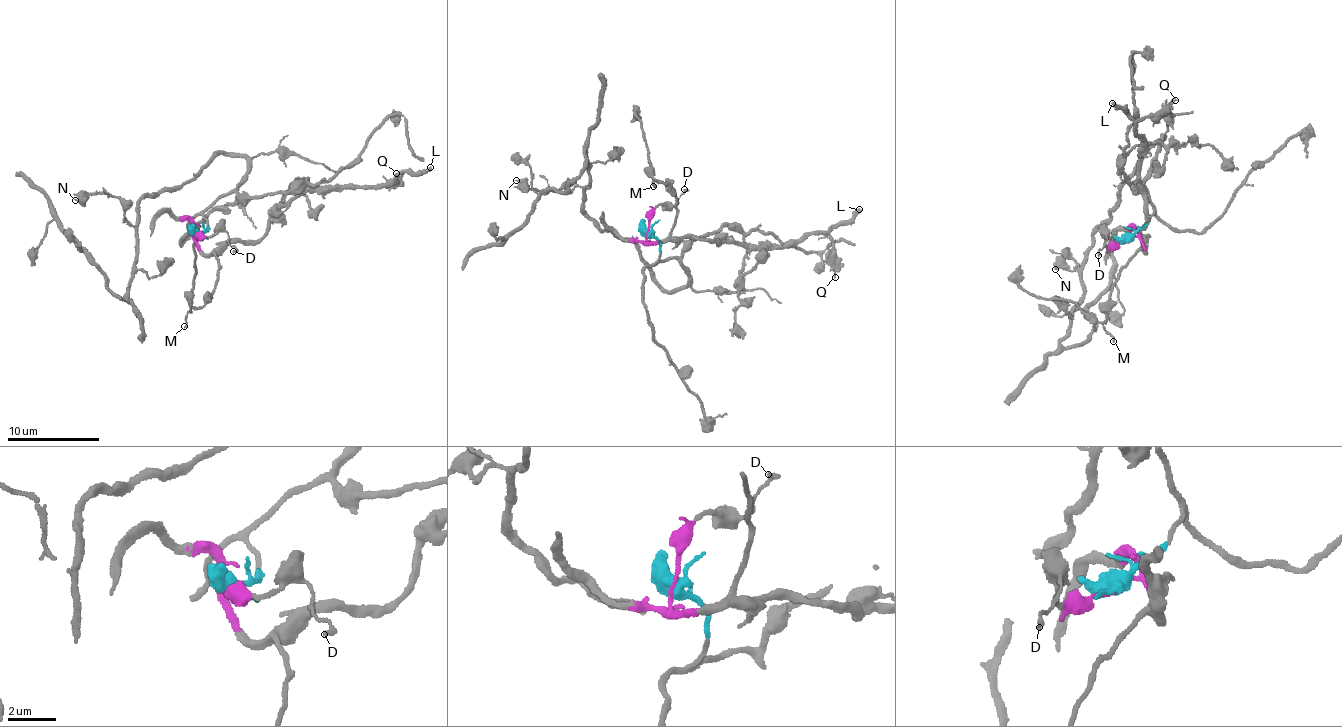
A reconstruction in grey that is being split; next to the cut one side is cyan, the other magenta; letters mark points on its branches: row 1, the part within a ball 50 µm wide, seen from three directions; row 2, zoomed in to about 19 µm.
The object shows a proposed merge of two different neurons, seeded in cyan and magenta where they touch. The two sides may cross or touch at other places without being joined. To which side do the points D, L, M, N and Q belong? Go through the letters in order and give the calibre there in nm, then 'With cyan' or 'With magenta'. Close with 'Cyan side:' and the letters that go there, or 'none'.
D: Thickness 160 nm. With magenta
L: Thickness 360 nm. With magenta
M: Thickness 130 nm. With magenta
N: Thickness 380 nm. With cyan
Q: Thickness 160 nm. With magenta
Cyan side: N

